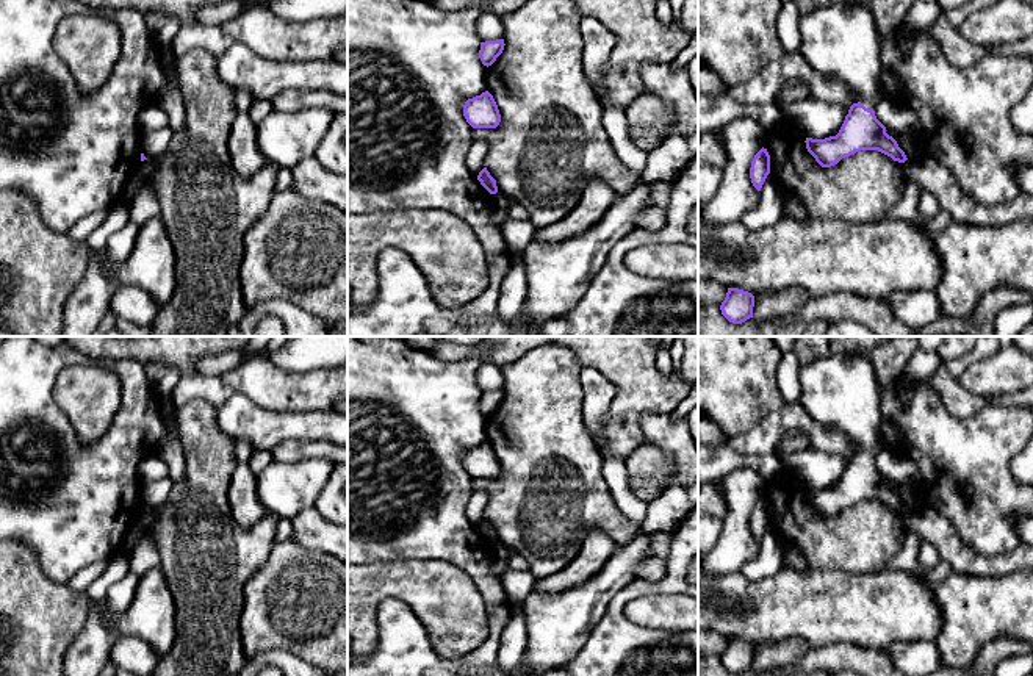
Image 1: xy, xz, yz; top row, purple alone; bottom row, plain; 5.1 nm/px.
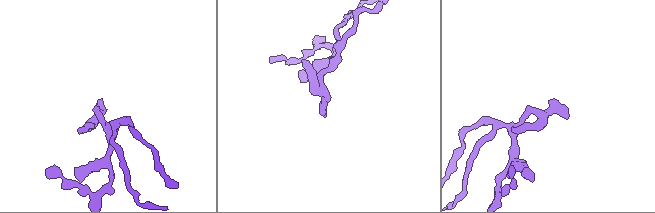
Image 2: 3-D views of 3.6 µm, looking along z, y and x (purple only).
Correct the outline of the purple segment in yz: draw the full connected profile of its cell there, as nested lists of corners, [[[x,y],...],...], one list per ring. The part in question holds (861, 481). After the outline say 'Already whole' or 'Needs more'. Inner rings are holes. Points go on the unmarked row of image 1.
[[[833,354],[800,366],[798,404],[820,426],[850,435],[861,448],[853,454],[836,487],[825,490],[806,488],[806,499],[822,518],[831,518],[842,509],[861,501],[878,501],[894,512],[908,509],[897,491],[886,484],[886,477],[876,469],[875,457],[884,449],[880,437],[880,385],[870,355]]]. Needs more

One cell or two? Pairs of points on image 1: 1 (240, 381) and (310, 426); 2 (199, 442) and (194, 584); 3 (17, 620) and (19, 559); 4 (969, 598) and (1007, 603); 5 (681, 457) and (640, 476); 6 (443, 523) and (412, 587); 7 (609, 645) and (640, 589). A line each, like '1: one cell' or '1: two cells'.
1: two cells
2: one cell
3: one cell
4: one cell
5: two cells
6: two cells
7: one cell

